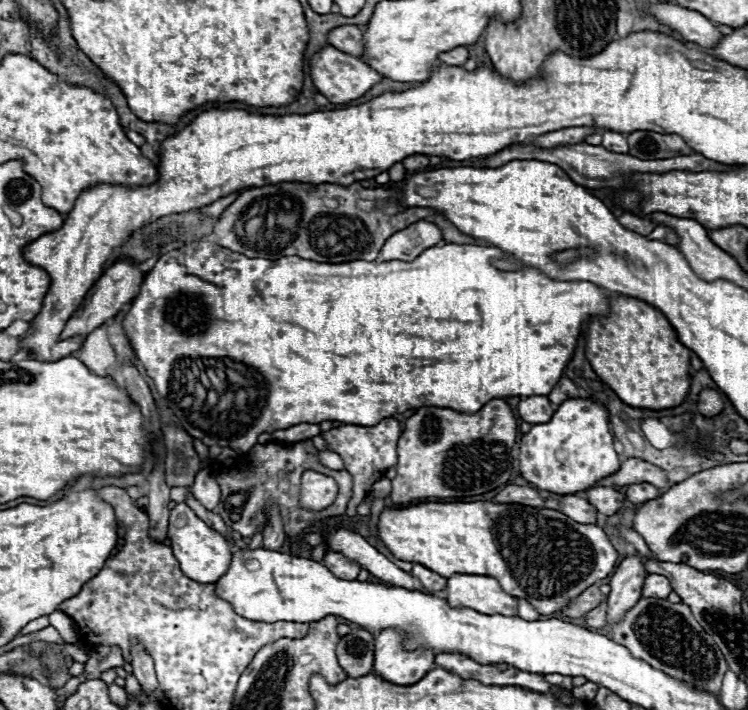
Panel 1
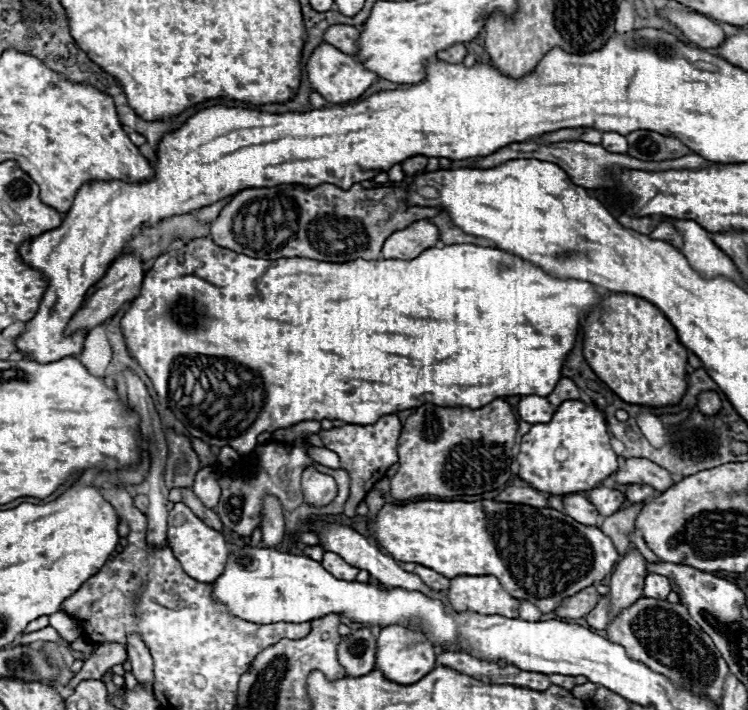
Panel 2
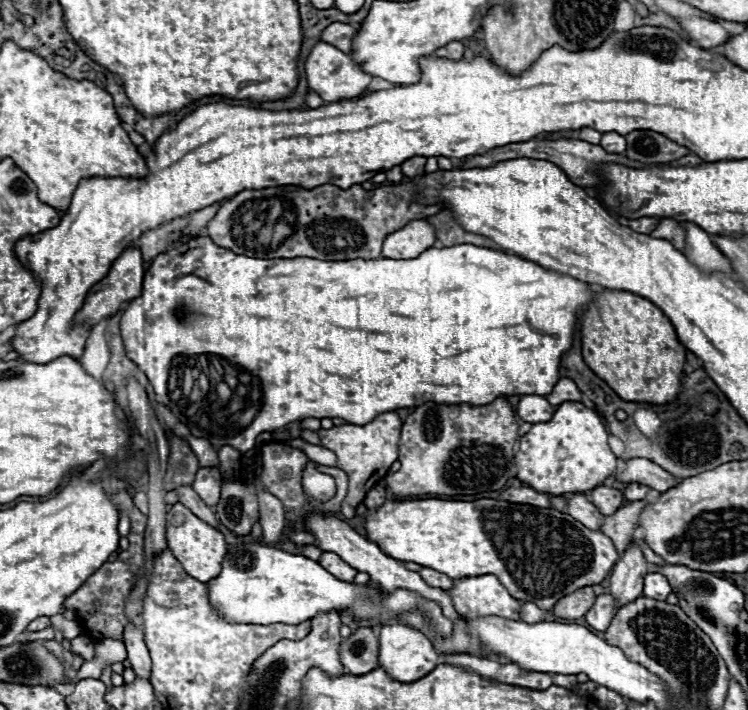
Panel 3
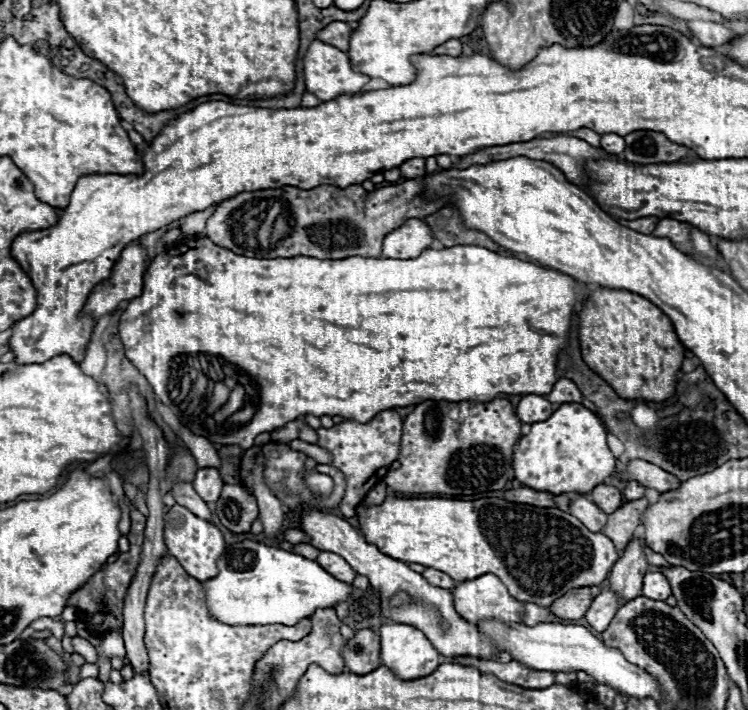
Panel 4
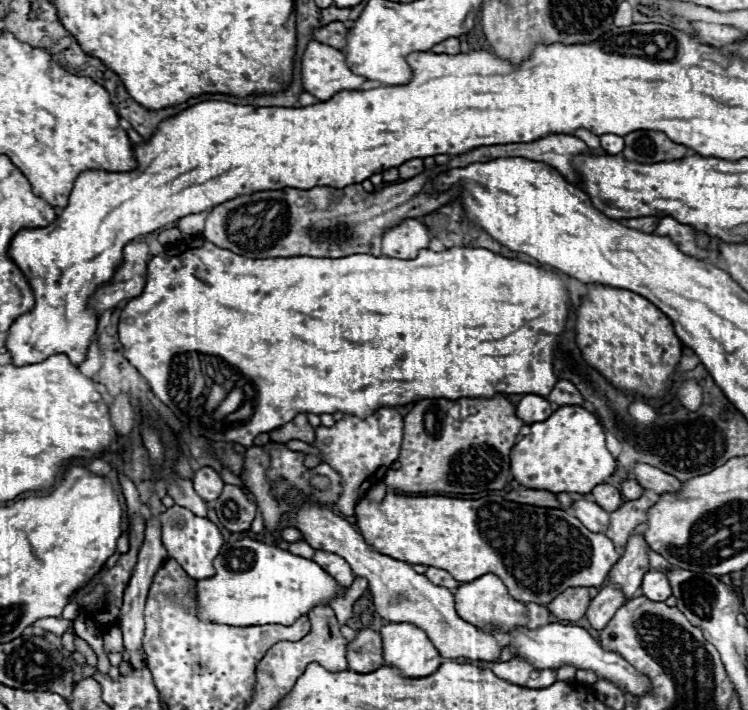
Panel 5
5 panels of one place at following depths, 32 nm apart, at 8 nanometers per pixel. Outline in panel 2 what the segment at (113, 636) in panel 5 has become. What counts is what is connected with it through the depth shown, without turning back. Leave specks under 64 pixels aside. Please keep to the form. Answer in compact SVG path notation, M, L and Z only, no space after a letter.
M104 642L104 644L98 644L94 648L94 654L92 658L84 660L84 666L82 670L70 680L70 688L76 688L80 680L88 680L88 678L102 678L102 674L112 668L114 664L122 664L126 660L126 648L122 644L116 644L116 642Z

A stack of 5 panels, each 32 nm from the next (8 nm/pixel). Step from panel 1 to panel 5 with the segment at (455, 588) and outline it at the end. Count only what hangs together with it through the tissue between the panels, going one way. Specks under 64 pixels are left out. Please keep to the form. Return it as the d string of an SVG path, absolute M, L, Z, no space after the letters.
M484 574L472 582L464 582L454 592L456 596L456 612L470 622L472 626L484 630L486 626L502 626L502 630L514 630L514 626L526 626L526 604L514 600L504 582L496 574Z

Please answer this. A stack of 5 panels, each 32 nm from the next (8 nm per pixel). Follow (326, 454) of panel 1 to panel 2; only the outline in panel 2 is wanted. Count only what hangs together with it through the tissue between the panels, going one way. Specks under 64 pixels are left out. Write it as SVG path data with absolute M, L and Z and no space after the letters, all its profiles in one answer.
M308 446L308 454L310 454L310 458L314 458L318 464L322 464L322 466L328 466L328 468L340 468L340 460L338 460L338 456L332 452L332 450L328 450L328 448L312 448L312 446Z

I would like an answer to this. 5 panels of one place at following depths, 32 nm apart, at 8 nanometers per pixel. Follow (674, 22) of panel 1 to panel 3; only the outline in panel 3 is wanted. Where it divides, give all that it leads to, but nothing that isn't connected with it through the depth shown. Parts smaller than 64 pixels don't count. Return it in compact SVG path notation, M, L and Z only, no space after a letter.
M676 18L690 40L696 40L702 48L714 48L720 46L722 42L726 42L726 38L730 38L732 34L728 34L718 22L712 20L702 20L702 18Z

